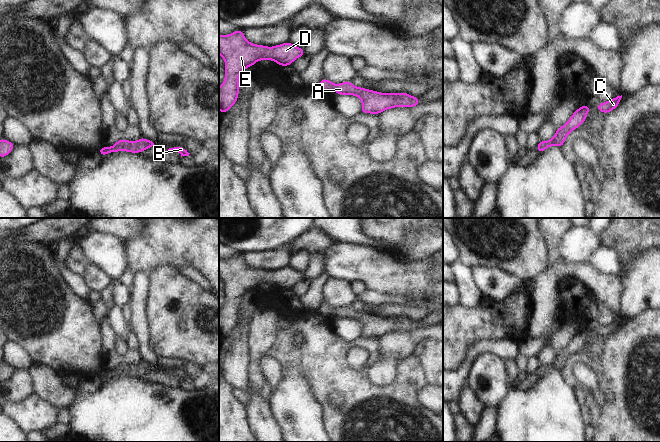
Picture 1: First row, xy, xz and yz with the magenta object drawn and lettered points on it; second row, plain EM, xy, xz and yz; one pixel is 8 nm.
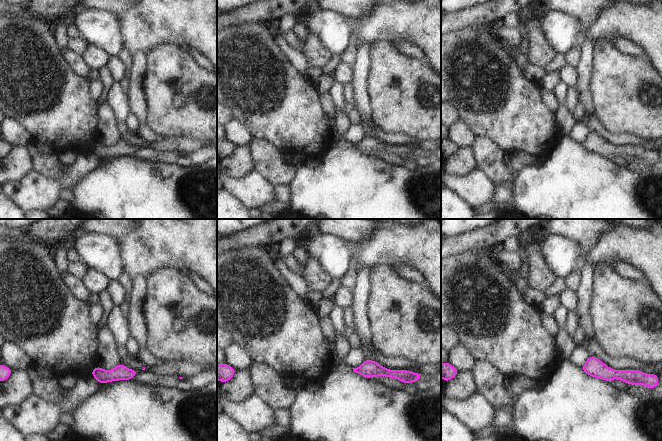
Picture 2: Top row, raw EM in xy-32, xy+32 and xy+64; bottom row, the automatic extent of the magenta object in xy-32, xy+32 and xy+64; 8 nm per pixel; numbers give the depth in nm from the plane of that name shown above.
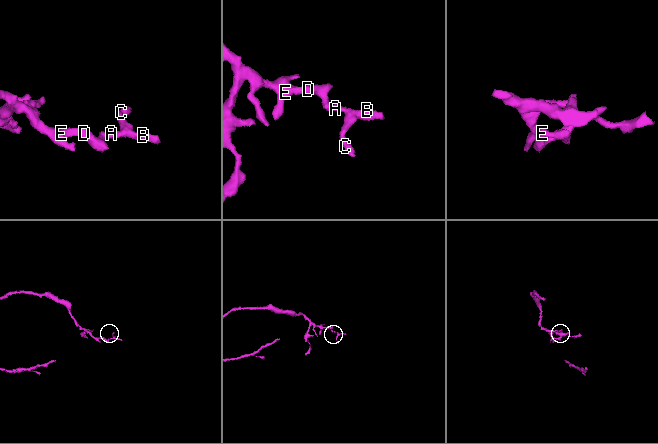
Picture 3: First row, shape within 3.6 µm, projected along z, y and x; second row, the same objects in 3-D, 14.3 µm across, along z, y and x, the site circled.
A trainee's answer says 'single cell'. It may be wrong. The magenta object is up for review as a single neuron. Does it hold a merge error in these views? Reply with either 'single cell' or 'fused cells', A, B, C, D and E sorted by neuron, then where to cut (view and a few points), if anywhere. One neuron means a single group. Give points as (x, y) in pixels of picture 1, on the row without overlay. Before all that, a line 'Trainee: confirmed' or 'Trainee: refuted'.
Trainee: confirmed
single cell; A B C D E; no cut

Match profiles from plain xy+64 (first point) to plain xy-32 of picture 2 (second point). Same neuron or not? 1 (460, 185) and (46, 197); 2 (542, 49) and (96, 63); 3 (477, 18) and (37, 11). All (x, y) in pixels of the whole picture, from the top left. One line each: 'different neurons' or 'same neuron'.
1: same neuron
2: same neuron
3: same neuron

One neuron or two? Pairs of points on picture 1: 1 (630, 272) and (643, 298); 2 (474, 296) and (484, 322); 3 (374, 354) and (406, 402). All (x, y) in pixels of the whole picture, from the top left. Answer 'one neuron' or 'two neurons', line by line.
1: one neuron
2: two neurons
3: one neuron

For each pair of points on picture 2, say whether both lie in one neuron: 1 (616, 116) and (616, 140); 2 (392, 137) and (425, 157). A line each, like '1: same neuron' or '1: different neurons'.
1: different neurons
2: different neurons

